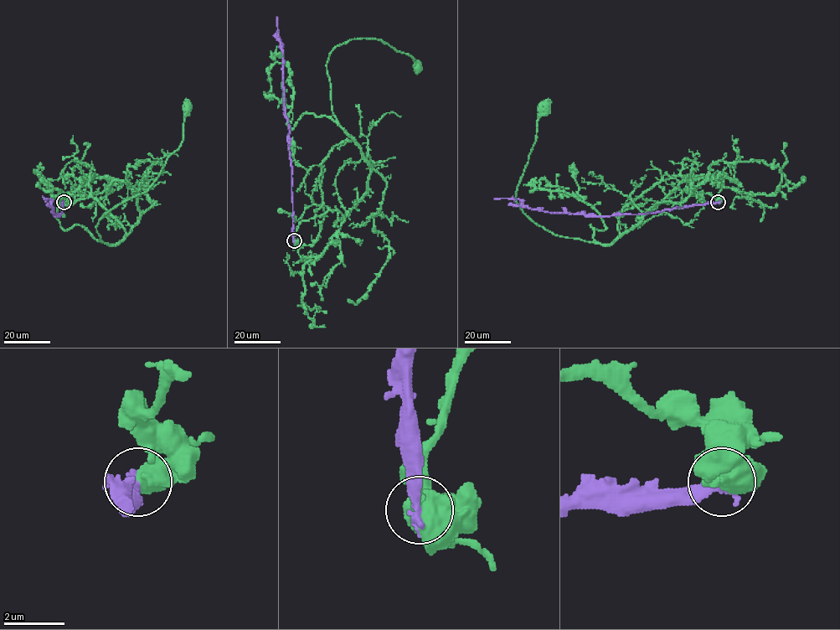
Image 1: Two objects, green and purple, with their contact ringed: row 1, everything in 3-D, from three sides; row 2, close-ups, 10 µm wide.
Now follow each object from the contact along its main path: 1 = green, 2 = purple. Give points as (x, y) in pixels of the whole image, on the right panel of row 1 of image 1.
1: (718, 202), (687, 193), (693, 180), (683, 180), (609, 244), (555, 235), (515, 198), (543, 107)
2: (718, 202), (665, 209), (646, 214), (586, 216), (528, 209), (519, 199), (494, 199)

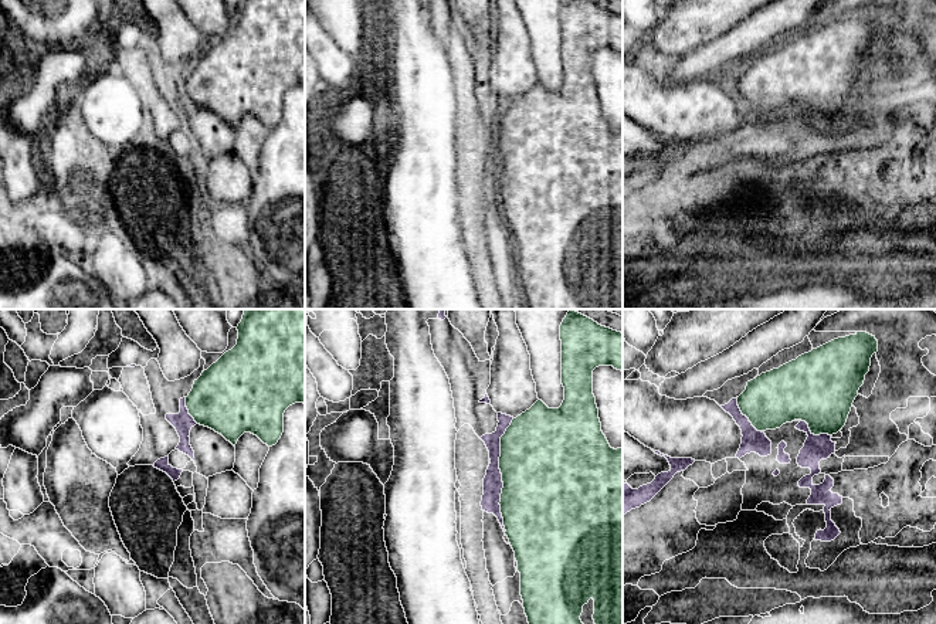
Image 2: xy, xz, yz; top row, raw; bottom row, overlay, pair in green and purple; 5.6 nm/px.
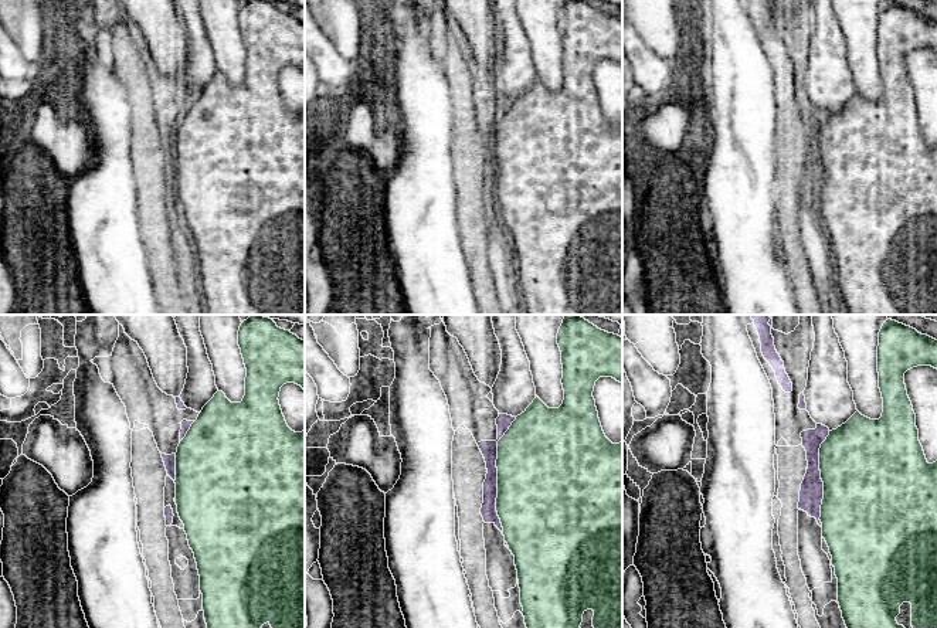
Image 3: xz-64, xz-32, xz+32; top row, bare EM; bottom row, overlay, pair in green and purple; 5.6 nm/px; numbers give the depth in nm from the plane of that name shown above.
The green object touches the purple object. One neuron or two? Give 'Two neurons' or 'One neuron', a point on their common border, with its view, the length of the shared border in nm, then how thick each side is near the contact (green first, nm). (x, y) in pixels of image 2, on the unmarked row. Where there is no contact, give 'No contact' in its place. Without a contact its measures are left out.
Two neurons. Touches green at xz (502, 158). Shared border 650 nm. Thickness 500 nm (green) against 110 nm

